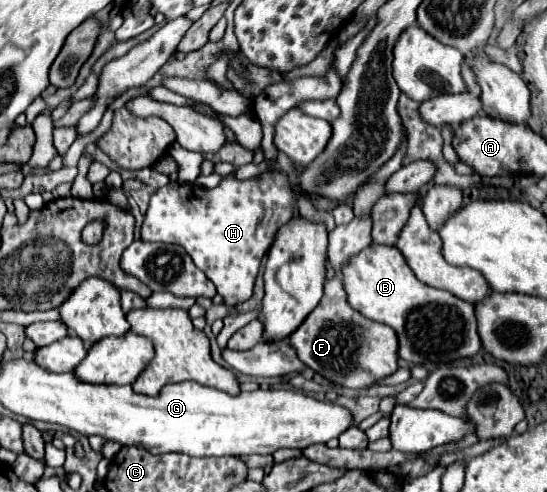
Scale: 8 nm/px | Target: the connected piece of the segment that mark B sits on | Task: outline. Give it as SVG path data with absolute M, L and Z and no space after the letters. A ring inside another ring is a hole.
M368 245L340 269L348 303L372 321L392 327L398 335L400 357L414 363L452 363L456 359L474 357L482 343L476 331L474 305L456 299L444 289L420 283L402 253L392 245Z

